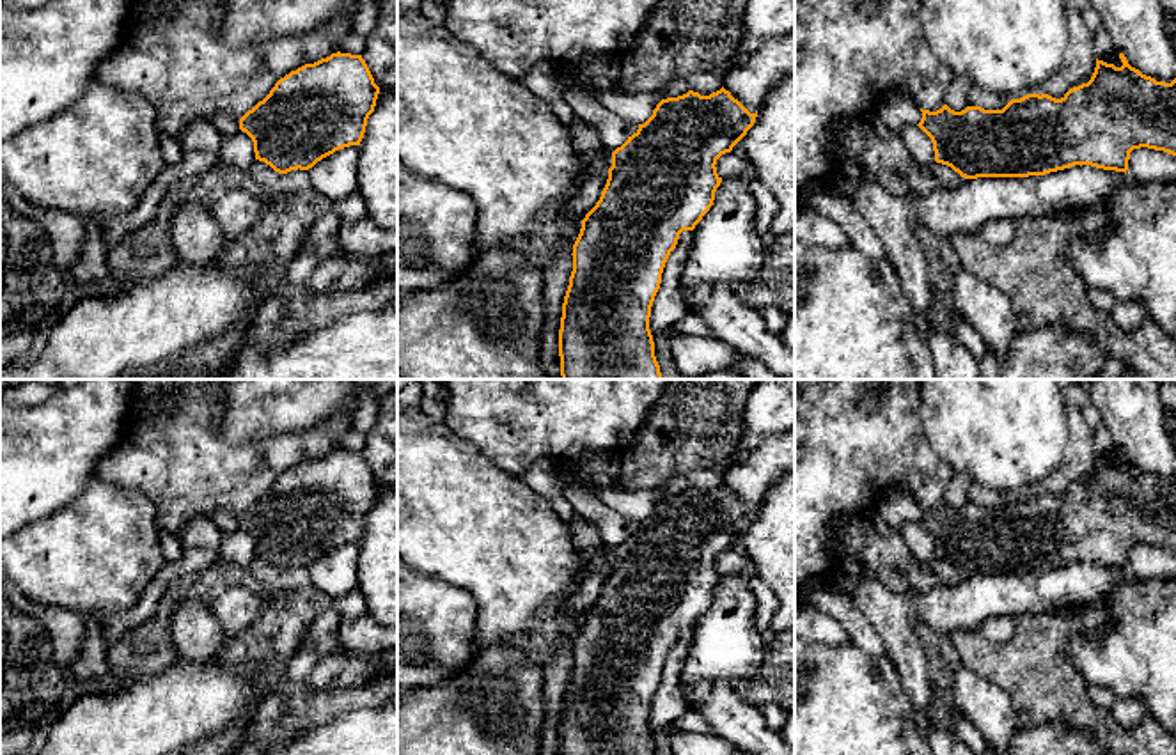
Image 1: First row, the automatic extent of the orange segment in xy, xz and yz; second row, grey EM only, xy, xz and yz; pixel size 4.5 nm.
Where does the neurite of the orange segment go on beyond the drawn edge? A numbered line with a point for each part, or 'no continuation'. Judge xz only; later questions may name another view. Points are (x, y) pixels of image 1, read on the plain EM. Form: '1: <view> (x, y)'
no continuation

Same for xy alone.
no continuation

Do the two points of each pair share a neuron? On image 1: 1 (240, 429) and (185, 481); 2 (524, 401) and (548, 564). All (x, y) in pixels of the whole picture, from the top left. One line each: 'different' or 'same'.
1: different
2: different

